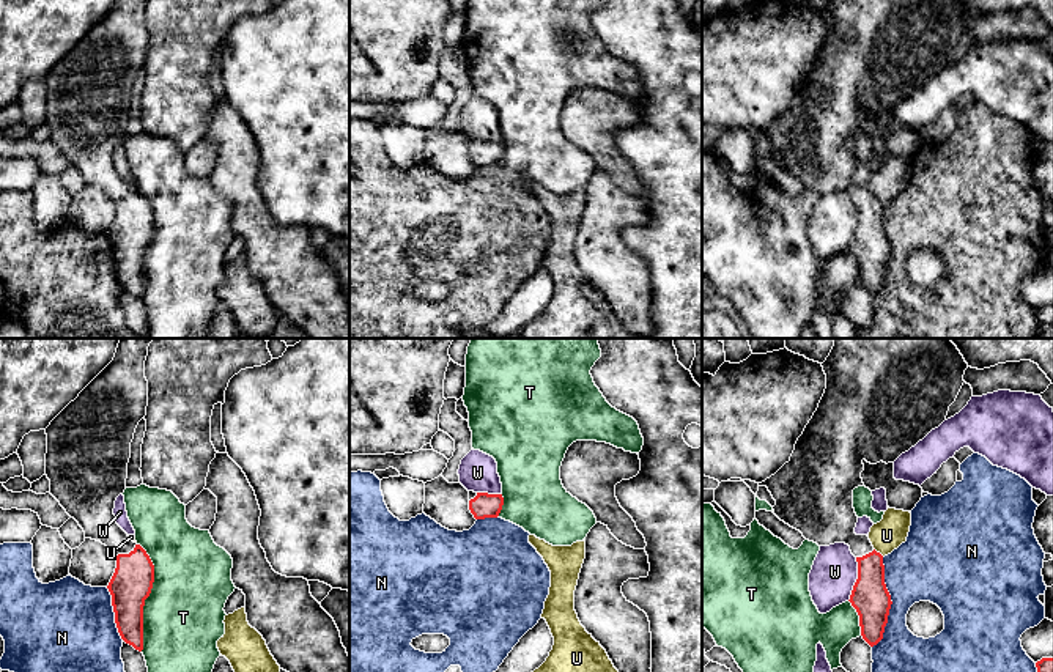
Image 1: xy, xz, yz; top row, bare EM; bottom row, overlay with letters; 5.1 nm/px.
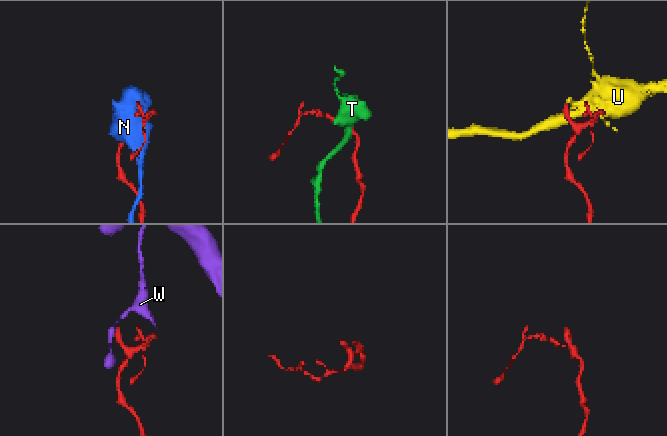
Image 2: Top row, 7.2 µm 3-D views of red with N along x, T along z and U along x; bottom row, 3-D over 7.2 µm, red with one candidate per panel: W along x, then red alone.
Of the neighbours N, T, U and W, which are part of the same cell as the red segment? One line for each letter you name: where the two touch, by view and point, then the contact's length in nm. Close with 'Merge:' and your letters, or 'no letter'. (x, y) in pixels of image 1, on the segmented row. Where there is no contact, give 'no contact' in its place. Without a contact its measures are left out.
Merge: no letter

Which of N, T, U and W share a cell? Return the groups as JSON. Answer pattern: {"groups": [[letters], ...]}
{"groups": [["N"], ["T"], ["U"], ["W"]]}

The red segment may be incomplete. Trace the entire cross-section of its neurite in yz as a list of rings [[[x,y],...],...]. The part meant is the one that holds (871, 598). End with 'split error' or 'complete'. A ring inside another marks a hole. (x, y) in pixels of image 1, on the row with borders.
[[[834,338],[834,346],[822,367],[826,389],[817,411],[798,438],[790,461],[759,486],[767,486],[776,500],[773,513],[800,530],[806,540],[818,546],[834,543],[850,546],[858,562],[858,579],[848,601],[859,615],[863,639],[874,647],[883,639],[892,601],[885,584],[883,556],[874,549],[867,535],[855,534],[858,516],[853,508],[853,489],[864,486],[861,478],[864,460],[870,464],[894,463],[946,420],[949,406],[965,382],[968,364],[949,338]]] | split error

